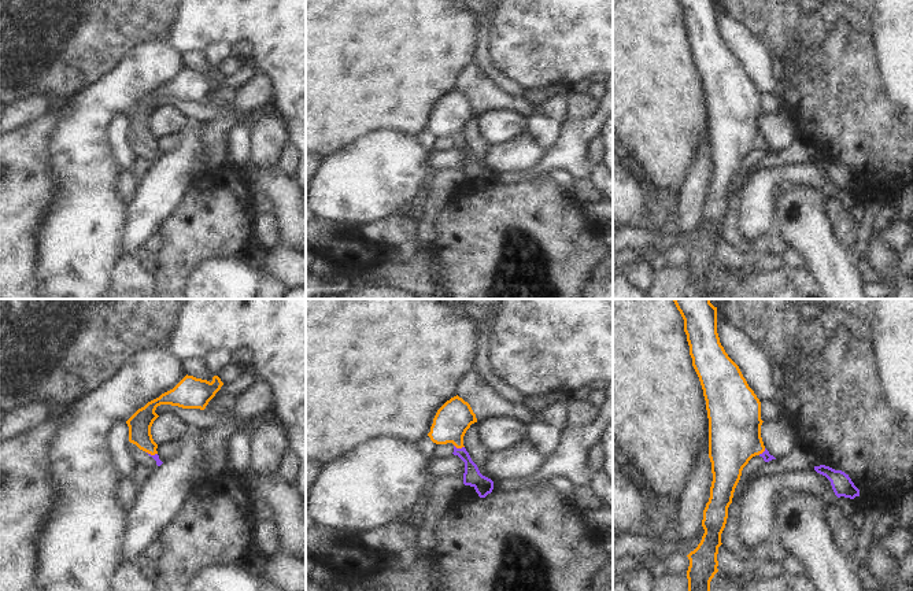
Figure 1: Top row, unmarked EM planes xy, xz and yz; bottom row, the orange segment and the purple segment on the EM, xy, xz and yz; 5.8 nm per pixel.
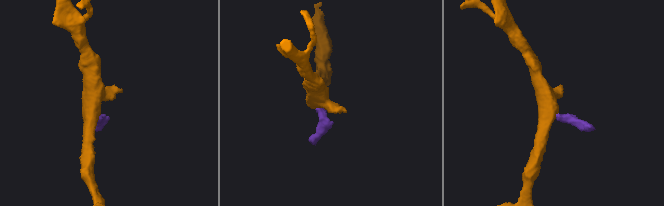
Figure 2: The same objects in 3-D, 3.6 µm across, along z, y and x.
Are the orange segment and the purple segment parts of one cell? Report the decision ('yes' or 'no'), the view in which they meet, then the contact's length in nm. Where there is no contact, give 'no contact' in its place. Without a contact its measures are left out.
yes | xz | 70 nm

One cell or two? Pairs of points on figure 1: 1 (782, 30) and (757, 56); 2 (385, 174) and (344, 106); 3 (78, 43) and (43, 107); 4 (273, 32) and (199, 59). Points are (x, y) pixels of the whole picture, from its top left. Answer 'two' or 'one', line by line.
1: two
2: two
3: two
4: two

